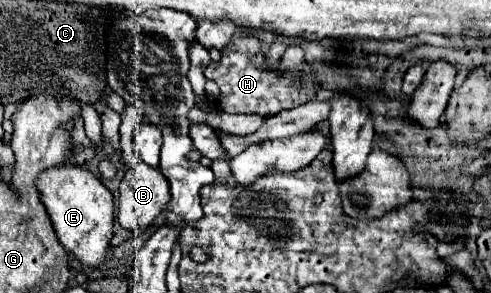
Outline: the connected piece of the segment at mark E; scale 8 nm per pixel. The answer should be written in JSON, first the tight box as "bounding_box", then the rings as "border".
{"bounding_box":[37,165,113,267],"border":[[[61,165],[41,171],[37,191],[49,213],[59,243],[71,249],[83,265],[99,267],[109,259],[109,241],[113,237],[113,195],[85,167]]]}

